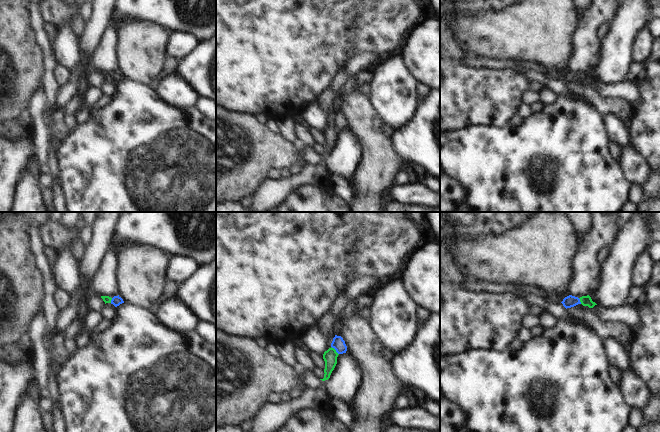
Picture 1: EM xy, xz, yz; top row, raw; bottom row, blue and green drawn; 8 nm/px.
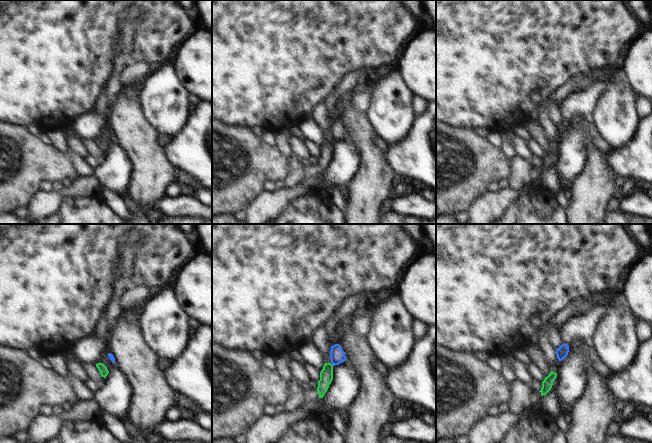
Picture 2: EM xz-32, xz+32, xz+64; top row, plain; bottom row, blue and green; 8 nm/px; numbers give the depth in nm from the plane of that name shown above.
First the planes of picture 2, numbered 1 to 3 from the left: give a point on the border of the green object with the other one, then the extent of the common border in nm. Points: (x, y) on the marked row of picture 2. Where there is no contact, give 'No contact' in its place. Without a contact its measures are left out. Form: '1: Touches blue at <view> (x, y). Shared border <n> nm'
1: No contact
2: No contact
3: No contact.

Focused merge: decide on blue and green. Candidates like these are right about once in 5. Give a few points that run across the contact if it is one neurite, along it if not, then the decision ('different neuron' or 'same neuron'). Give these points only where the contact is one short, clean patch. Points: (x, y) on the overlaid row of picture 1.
line xz (338, 343), (335, 349), (330, 356); same neuron

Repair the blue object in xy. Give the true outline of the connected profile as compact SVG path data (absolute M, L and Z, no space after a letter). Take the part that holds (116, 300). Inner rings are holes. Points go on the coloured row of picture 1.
M118 295L118 296L114 296L113 298L109 297L109 296L101 296L101 298L103 299L103 301L106 303L111 303L113 304L115 307L119 306L120 304L124 303L123 299Z

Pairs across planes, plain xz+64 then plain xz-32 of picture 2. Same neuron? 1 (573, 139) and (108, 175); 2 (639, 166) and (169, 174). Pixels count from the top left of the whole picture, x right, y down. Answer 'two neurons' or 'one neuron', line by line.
1: one neuron
2: two neurons

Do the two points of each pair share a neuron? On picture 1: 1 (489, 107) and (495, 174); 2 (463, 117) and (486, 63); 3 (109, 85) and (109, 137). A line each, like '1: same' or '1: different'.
1: different
2: different
3: different

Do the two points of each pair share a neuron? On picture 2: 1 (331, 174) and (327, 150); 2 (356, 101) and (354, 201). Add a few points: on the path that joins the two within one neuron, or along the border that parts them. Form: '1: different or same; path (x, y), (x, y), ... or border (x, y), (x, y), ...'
1: different; border (333, 142), (333, 155), (322, 173)
2: different; border (337, 108), (355, 107), (364, 113)

